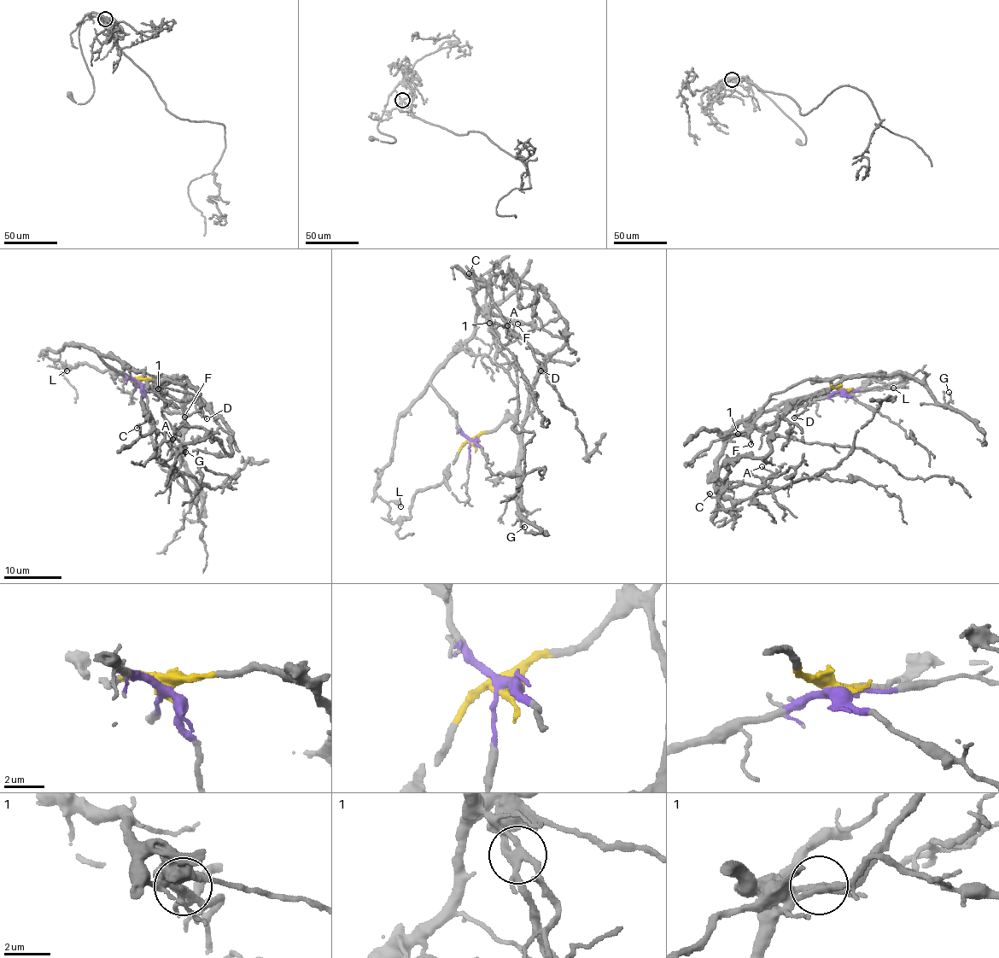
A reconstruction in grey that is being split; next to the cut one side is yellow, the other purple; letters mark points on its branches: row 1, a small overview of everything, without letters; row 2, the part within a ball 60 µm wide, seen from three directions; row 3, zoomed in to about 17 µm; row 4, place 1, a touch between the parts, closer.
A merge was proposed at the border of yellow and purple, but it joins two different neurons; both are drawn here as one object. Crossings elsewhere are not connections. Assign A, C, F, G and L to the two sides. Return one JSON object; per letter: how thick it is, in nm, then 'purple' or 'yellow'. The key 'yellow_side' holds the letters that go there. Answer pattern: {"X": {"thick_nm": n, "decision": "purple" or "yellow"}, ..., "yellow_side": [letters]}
{"A": {"thick_nm": 110, "decision": "purple"}, "C": {"thick_nm": 110, "decision": "purple"}, "F": {"thick_nm": 140, "decision": "yellow"}, "G": {"thick_nm": 120, "decision": "yellow"}, "L": {"thick_nm": 110, "decision": "purple"}, "yellow_side": ["F", "G"]}

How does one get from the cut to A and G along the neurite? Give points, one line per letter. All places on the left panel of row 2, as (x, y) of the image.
A: (137, 382), (100, 355), (143, 373), (143, 410), (164, 435), (157, 446), (157, 459), (171, 458), (172, 438)
G: (137, 382), (167, 376), (180, 381), (186, 392), (182, 458), (185, 451)

